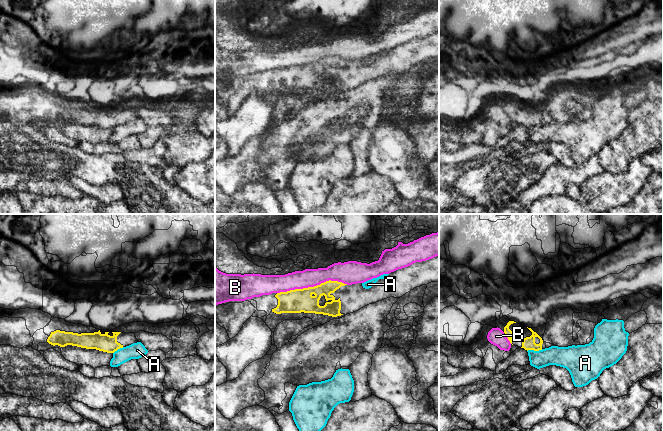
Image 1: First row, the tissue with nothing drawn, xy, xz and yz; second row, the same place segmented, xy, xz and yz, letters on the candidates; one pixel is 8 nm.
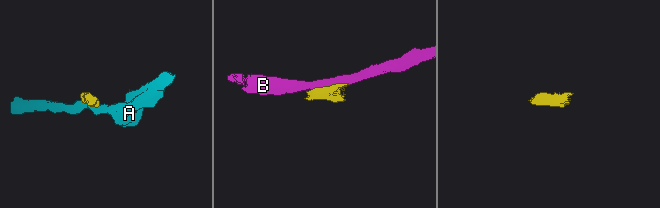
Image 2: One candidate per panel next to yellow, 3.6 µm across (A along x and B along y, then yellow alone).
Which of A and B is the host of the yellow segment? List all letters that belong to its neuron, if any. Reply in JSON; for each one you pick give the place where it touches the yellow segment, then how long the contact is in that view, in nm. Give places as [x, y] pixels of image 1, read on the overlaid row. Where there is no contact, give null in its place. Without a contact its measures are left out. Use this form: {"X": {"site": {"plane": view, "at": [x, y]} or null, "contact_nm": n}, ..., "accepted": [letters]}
{"accepted": []}

